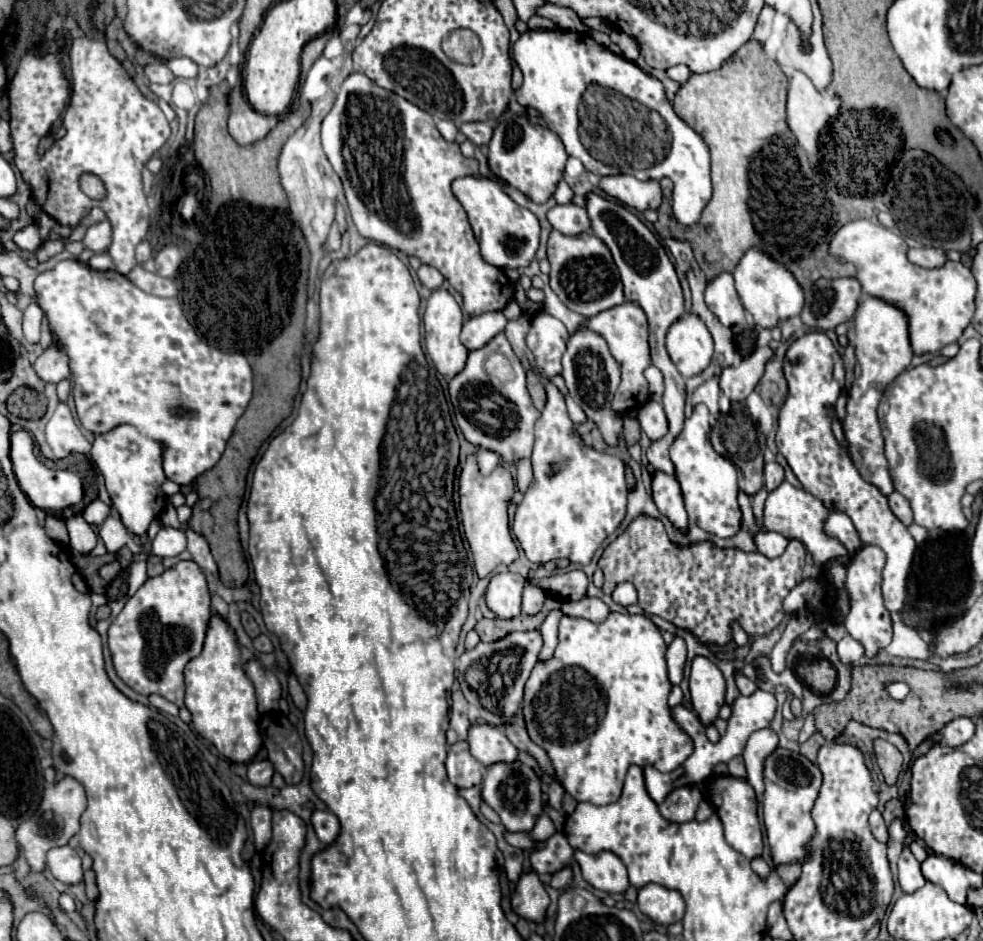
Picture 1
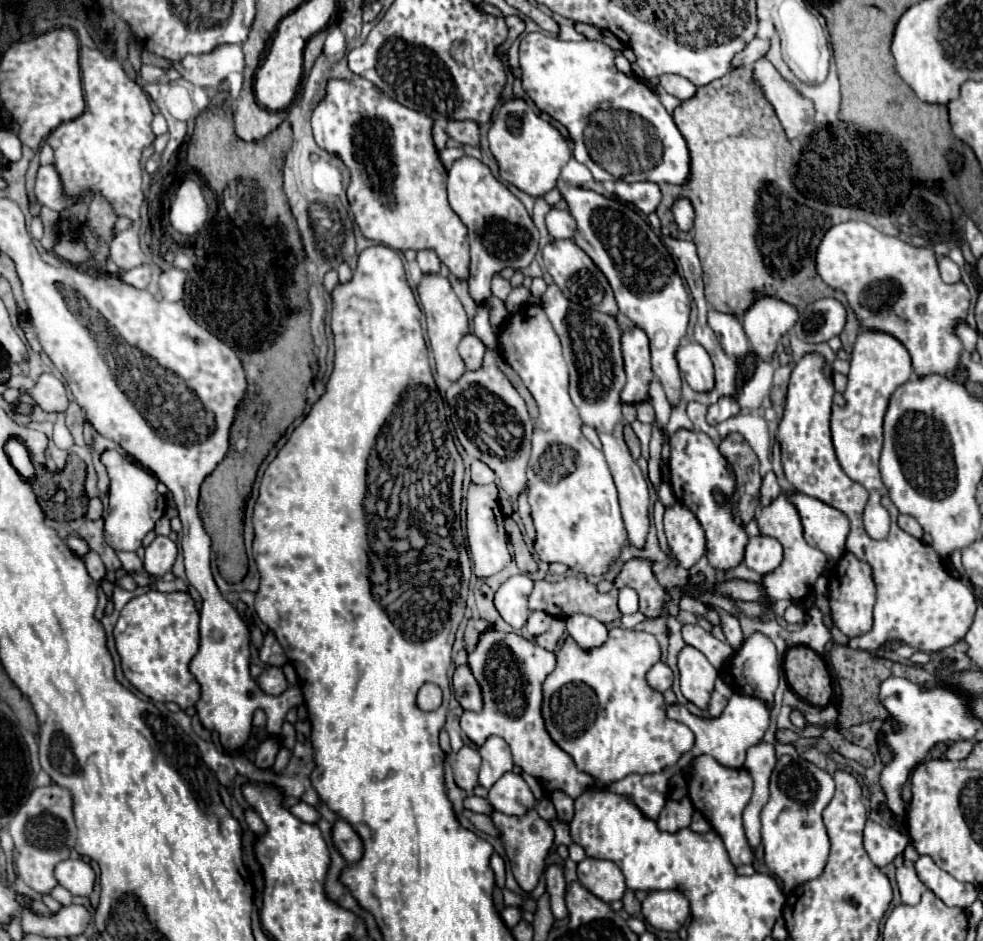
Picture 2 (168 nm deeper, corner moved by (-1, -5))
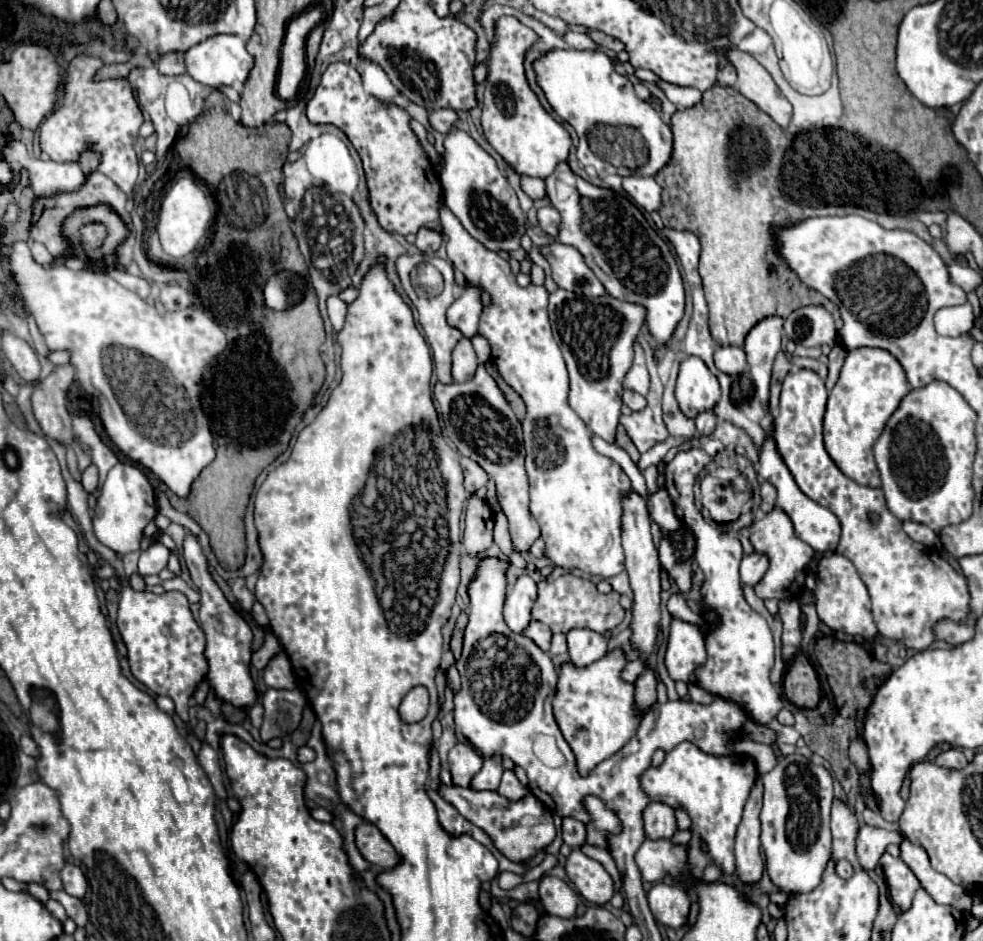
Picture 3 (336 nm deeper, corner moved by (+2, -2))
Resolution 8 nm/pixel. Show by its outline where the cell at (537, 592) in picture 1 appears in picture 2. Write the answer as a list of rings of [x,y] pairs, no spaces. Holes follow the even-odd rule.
[[[532,612],[530,614],[530,618],[528,618],[528,622],[526,622],[526,634],[530,636],[530,638],[534,638],[534,636],[540,636],[540,634],[544,634],[548,628],[550,628],[550,622],[552,622],[554,618],[552,616],[548,616],[546,612]]]

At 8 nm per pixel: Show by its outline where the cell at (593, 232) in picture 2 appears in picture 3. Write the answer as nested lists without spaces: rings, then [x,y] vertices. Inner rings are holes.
[[[561,163],[545,183],[551,205],[561,213],[557,241],[579,249],[585,263],[593,269],[611,297],[637,303],[647,309],[645,325],[649,335],[655,339],[653,355],[655,361],[661,361],[685,309],[683,281],[667,243],[655,233],[645,215],[629,201],[627,195],[591,185],[575,175],[567,163]],[[593,245],[599,247],[605,259],[595,259]]]

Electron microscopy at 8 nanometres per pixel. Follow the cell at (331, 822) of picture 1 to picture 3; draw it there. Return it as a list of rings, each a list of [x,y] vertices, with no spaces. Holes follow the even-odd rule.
[[[361,821],[355,827],[355,845],[359,849],[359,853],[363,855],[363,859],[367,859],[369,863],[389,869],[393,865],[399,863],[399,857],[395,853],[395,849],[389,845],[389,841],[379,833],[379,829],[367,821]]]

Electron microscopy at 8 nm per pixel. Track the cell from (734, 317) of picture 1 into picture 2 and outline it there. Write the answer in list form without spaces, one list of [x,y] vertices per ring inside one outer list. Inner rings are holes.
[[[710,310],[708,324],[716,332],[720,348],[724,350],[726,356],[744,358],[748,354],[748,340],[746,340],[744,328],[736,316]]]

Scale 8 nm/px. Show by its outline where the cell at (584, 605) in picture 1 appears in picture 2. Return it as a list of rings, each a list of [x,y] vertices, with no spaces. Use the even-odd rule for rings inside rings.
[[[574,614],[566,618],[566,632],[582,650],[598,648],[608,640],[606,626],[586,614]]]

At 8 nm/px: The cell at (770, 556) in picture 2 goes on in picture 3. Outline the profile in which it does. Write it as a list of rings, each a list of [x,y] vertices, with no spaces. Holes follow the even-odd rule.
[[[751,553],[751,555],[745,555],[743,561],[741,561],[741,581],[743,585],[751,585],[755,587],[763,573],[767,571],[767,557],[763,557],[763,553]]]

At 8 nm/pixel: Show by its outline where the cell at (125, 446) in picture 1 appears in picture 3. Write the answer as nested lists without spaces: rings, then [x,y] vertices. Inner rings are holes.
[[[117,463],[101,487],[101,497],[97,499],[93,513],[93,529],[103,545],[111,547],[119,555],[125,555],[139,549],[143,529],[155,517],[155,513],[155,489],[151,487],[145,473],[131,463]]]

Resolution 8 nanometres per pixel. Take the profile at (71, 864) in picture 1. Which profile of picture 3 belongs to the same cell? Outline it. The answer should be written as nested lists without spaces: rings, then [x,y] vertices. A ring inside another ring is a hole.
[[[65,863],[65,867],[61,869],[61,881],[63,881],[63,889],[69,895],[83,899],[83,895],[87,891],[87,879],[85,879],[81,867],[77,867],[73,863]]]

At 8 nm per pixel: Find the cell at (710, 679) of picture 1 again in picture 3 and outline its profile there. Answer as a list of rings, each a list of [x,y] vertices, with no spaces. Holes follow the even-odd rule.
[[[673,619],[665,653],[669,677],[673,681],[695,685],[695,681],[691,681],[691,669],[695,669],[695,665],[703,665],[703,661],[707,661],[707,653],[699,627]]]

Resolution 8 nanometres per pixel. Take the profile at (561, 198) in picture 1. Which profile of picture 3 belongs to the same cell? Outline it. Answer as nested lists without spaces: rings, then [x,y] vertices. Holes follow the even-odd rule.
[[[521,175],[521,187],[531,199],[543,199],[547,195],[543,179],[533,179],[533,177],[523,177]]]

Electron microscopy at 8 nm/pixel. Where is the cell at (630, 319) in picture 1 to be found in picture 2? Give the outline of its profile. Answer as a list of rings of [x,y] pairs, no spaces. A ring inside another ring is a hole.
[[[632,328],[632,332],[622,334],[622,352],[626,364],[628,382],[622,390],[622,402],[638,404],[648,400],[650,380],[654,378],[650,368],[650,350],[648,336],[640,328]]]

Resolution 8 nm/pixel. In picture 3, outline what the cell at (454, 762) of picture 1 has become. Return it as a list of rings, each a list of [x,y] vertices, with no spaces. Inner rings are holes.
[[[457,743],[449,751],[449,765],[451,765],[453,783],[459,787],[469,787],[473,775],[483,765],[483,757],[475,747],[465,745],[465,743]]]

